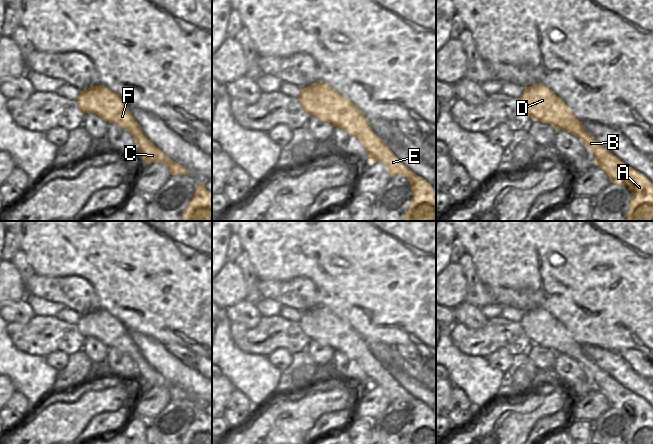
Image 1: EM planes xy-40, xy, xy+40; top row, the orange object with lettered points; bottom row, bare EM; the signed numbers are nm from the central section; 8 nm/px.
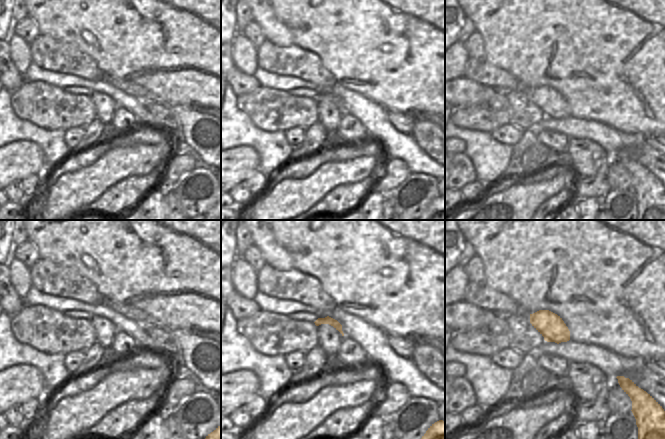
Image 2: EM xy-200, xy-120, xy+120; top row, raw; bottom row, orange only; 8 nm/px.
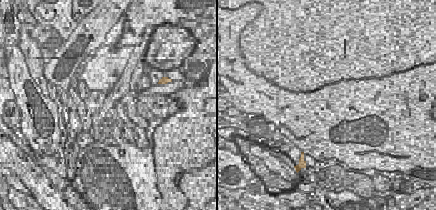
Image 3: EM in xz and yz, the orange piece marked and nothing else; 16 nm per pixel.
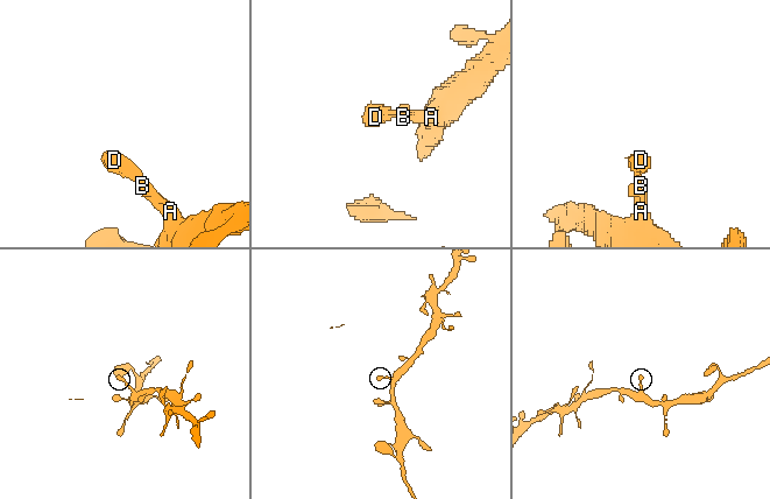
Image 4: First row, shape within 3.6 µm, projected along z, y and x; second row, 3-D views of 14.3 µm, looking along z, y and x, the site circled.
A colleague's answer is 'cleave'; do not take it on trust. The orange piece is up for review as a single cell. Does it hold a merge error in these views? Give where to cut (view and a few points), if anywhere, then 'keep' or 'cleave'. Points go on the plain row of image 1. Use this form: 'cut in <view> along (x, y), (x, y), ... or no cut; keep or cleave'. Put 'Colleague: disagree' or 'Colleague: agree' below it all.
no cut; keep
Colleague: disagree

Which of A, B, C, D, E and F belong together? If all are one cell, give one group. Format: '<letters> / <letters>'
A B C D E F

